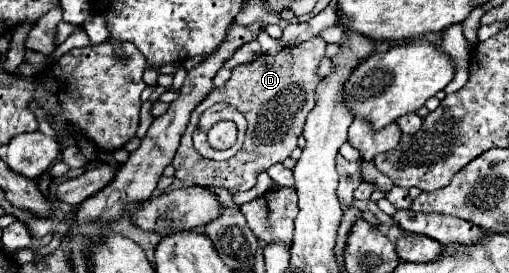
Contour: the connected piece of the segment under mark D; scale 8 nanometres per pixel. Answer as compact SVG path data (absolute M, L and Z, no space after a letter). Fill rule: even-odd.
M312 38L298 46L286 46L276 56L260 56L254 62L240 64L232 70L230 80L222 88L214 88L208 98L194 108L192 118L182 134L180 148L172 160L172 166L176 168L176 178L186 180L196 186L218 186L232 192L238 190L250 190L256 182L256 176L260 172L266 172L272 164L284 162L296 148L296 140L302 134L304 122L308 112L314 108L314 88L322 80L316 76L316 66L320 64L326 50L326 42L322 38ZM216 102L226 102L234 108L238 108L246 120L248 130L244 138L242 150L234 154L234 158L228 158L224 162L214 162L208 158L202 158L194 144L192 144L192 132L196 128L196 122L200 118L200 112L210 108Z

